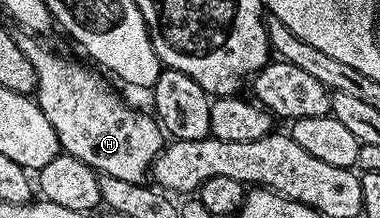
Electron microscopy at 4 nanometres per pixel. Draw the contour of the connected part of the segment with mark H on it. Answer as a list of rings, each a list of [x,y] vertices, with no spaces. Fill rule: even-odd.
[[[23,35],[18,38],[21,51],[25,51],[29,63],[33,63],[33,71],[37,75],[35,84],[37,104],[56,131],[62,152],[81,159],[81,163],[85,163],[100,175],[108,173],[116,179],[126,179],[128,183],[146,182],[152,172],[152,165],[165,148],[165,140],[163,141],[165,133],[158,120],[150,112],[147,112],[148,114],[138,113],[137,110],[130,109],[98,77],[100,74],[94,68],[86,69],[85,66],[78,65],[77,62],[70,61],[69,58],[62,57],[61,54],[54,53],[51,49],[46,49],[39,41],[42,40],[31,35]]]

